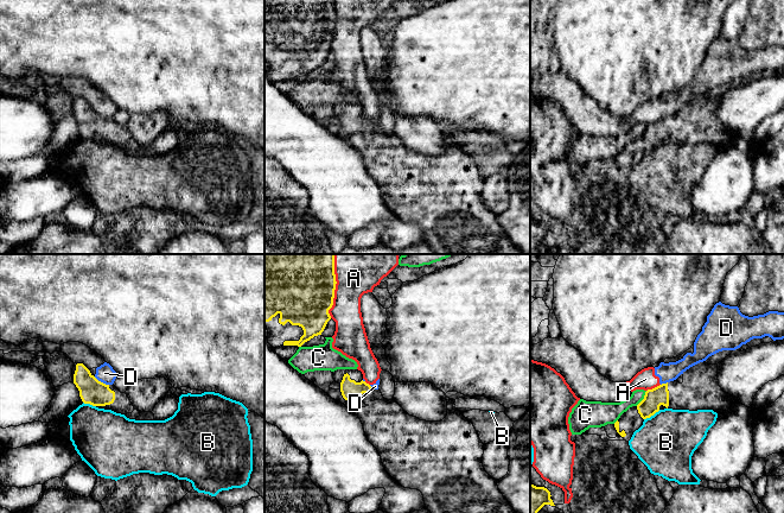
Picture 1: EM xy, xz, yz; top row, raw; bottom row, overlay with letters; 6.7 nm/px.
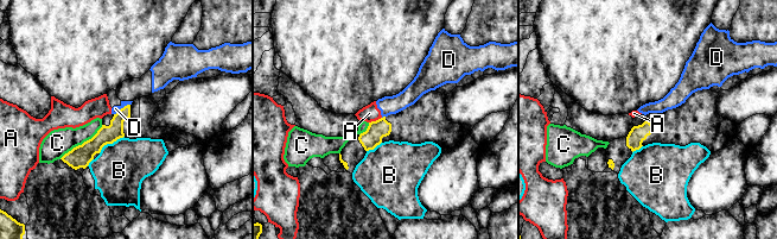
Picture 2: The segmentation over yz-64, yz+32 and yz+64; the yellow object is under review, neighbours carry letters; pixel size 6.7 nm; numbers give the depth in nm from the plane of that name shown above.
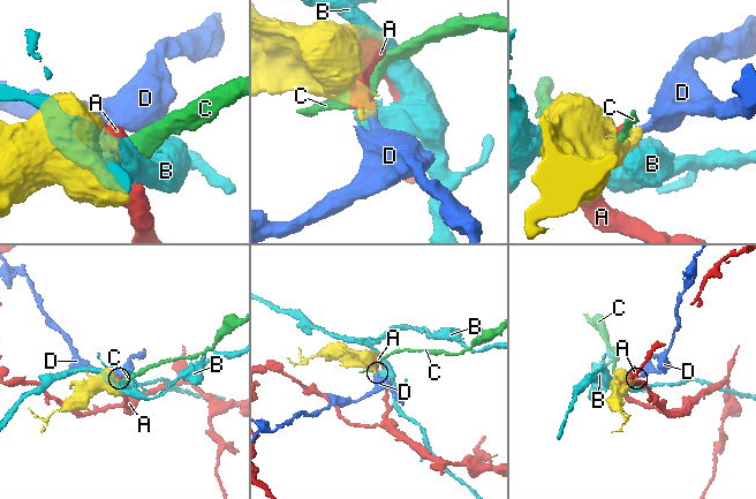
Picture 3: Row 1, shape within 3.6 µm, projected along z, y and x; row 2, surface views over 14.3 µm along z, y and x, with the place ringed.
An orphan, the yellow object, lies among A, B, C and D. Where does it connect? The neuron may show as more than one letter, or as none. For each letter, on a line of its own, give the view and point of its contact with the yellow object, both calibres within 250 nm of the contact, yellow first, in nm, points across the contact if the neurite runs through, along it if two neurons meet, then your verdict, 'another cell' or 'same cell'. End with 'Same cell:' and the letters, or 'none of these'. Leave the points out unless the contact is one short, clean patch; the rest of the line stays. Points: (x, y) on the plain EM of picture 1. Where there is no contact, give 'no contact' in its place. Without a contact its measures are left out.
A: meets yellow in xz at (333, 26); 400 nm thick on the yellow side, 220 nm on the other; another cell
B: meets yellow in yz at (651, 149); 130 nm thick on the yellow side, 400 nm on the other; another cell
C: meets yellow in yz at (644, 132); 130 nm thick on the yellow side, 140 nm on the other; another cell
D: meets yellow in xy at (100, 115); 170 nm thick on the yellow side, 120 nm on the other; border along xy (94, 111), (108, 119); another cell
Same cell: none of these

